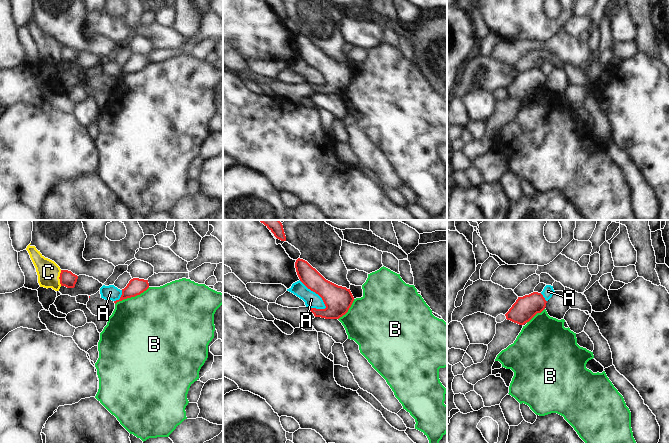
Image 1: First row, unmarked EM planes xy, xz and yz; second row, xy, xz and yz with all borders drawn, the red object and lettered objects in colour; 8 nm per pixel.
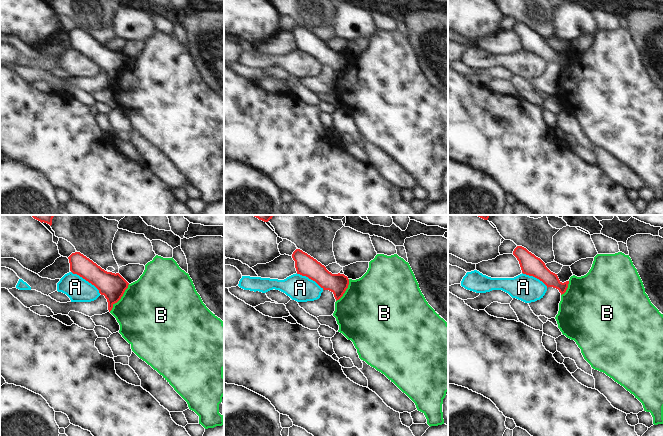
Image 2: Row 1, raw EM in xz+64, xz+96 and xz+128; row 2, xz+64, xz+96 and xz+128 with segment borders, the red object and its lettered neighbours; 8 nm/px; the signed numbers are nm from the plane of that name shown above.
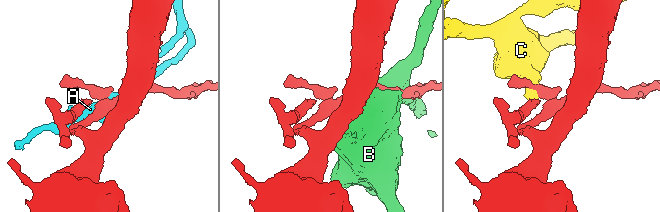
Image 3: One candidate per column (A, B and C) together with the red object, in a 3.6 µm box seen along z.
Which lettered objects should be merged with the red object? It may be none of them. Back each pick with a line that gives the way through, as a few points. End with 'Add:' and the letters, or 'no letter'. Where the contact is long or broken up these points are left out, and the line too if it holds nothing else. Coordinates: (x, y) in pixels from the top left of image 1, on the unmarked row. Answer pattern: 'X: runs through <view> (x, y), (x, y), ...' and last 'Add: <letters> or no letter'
Add: no letter

